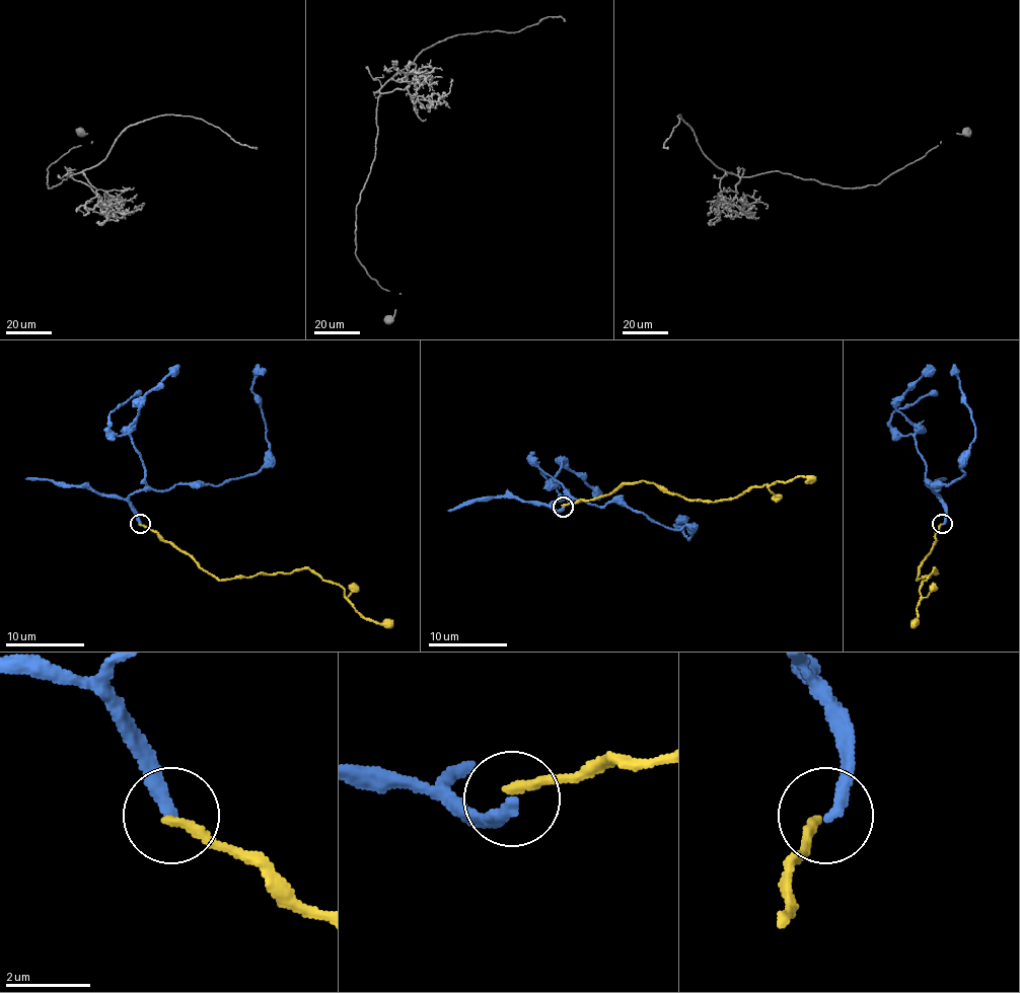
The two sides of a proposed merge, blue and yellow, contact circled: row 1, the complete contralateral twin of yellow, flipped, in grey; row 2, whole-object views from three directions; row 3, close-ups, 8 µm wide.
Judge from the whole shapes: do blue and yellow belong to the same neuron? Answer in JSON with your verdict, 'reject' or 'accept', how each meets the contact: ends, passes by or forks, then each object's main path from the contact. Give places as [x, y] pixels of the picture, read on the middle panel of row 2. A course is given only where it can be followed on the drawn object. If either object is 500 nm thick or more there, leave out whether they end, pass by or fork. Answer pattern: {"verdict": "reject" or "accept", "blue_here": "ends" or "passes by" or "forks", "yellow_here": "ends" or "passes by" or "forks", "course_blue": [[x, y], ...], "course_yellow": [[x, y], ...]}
{"verdict": "reject", "blue_here": "ends", "yellow_here": "ends", "course_blue": [[564, 507], [558, 511], [552, 505], [625, 503], [665, 526], [687, 528], [689, 540], [675, 526], [681, 518]], "course_yellow": [[564, 507], [610, 494], [623, 484], [642, 480], [696, 501], [717, 503], [790, 479], [811, 477], [815, 480]]}

